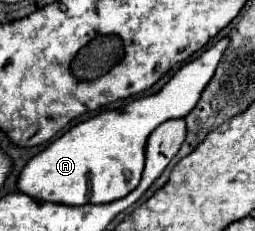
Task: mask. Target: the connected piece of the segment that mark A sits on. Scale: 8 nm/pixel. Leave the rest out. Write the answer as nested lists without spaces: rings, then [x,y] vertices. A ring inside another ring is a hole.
[[[229,36],[183,64],[157,94],[137,98],[119,110],[105,110],[67,130],[61,138],[29,160],[19,174],[19,190],[31,198],[67,206],[113,202],[133,192],[145,168],[147,138],[163,122],[185,118],[193,110],[203,88],[213,78],[217,62],[227,46]]]

